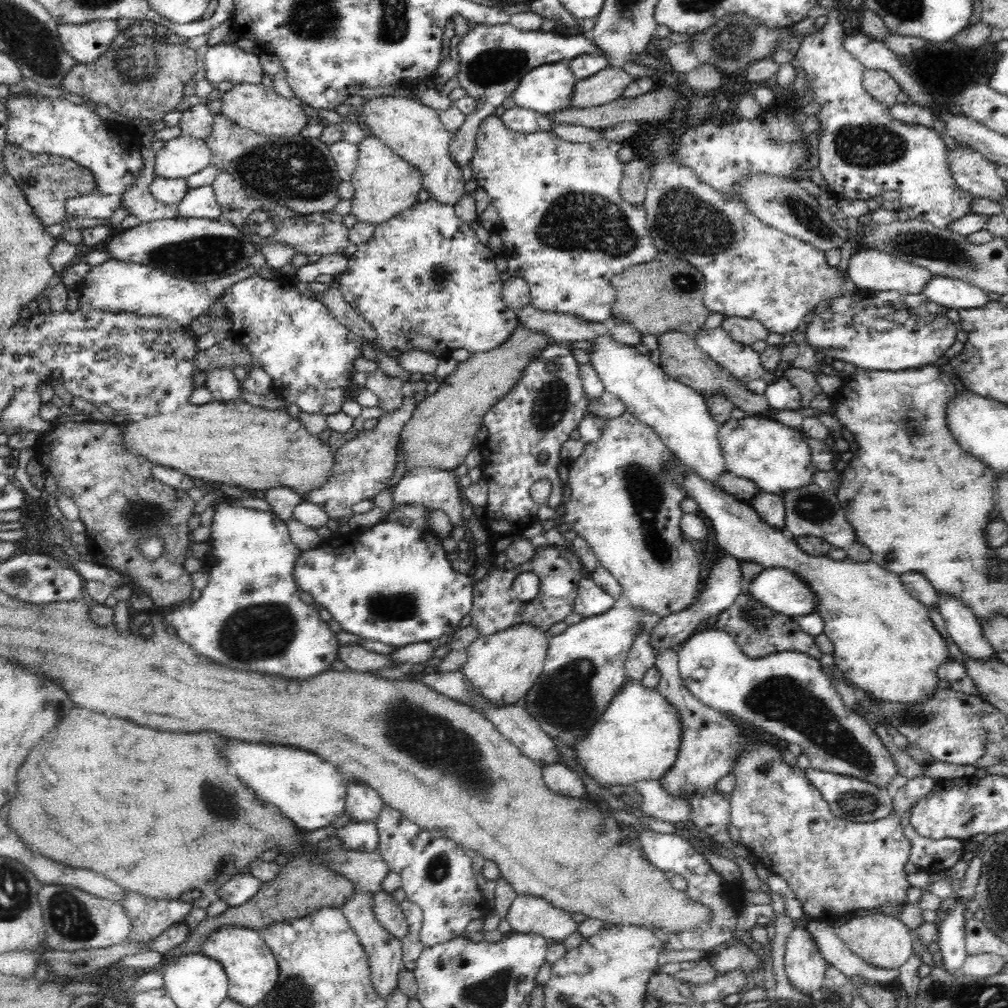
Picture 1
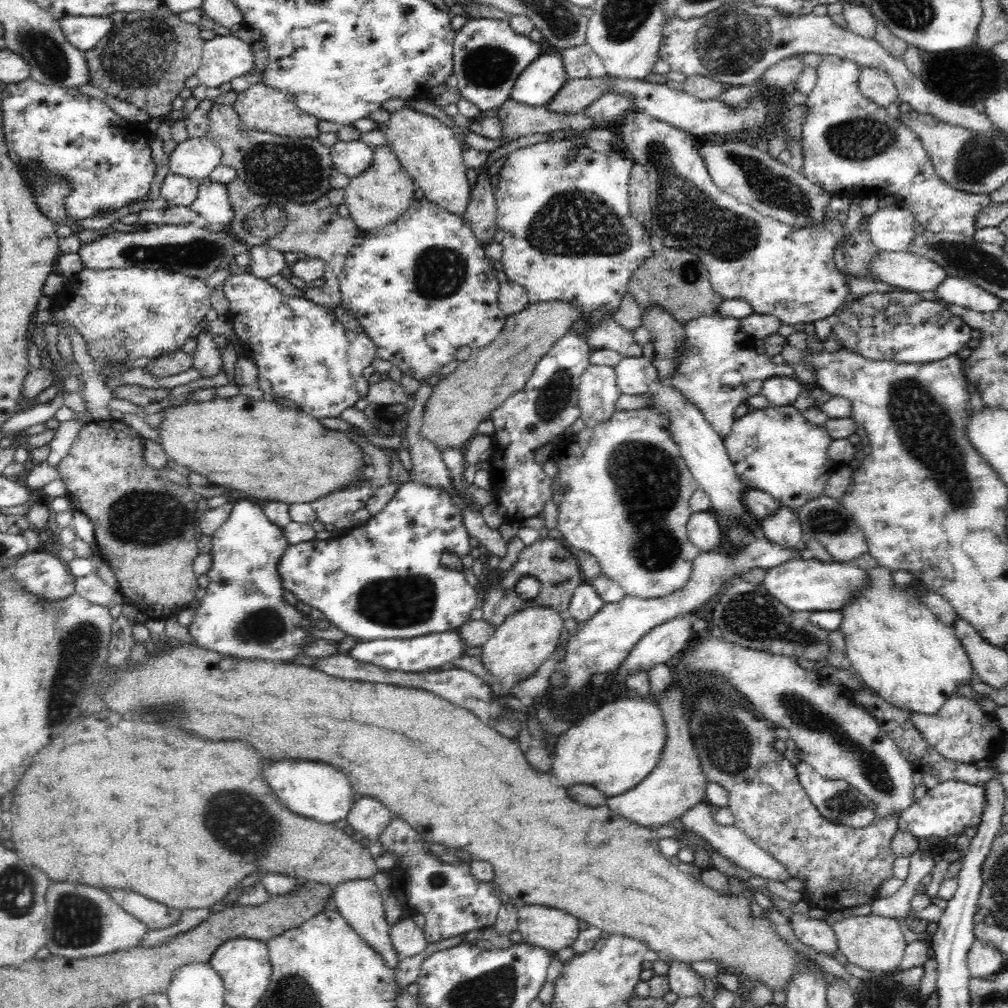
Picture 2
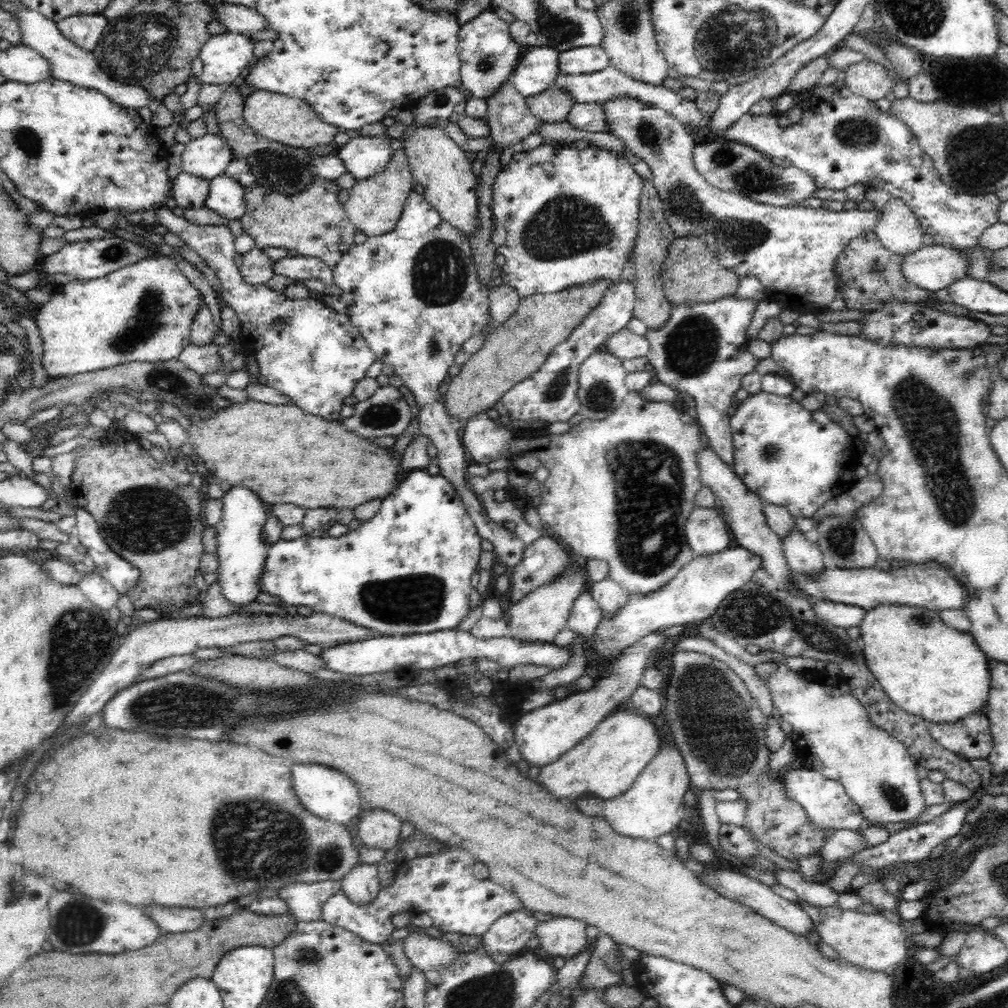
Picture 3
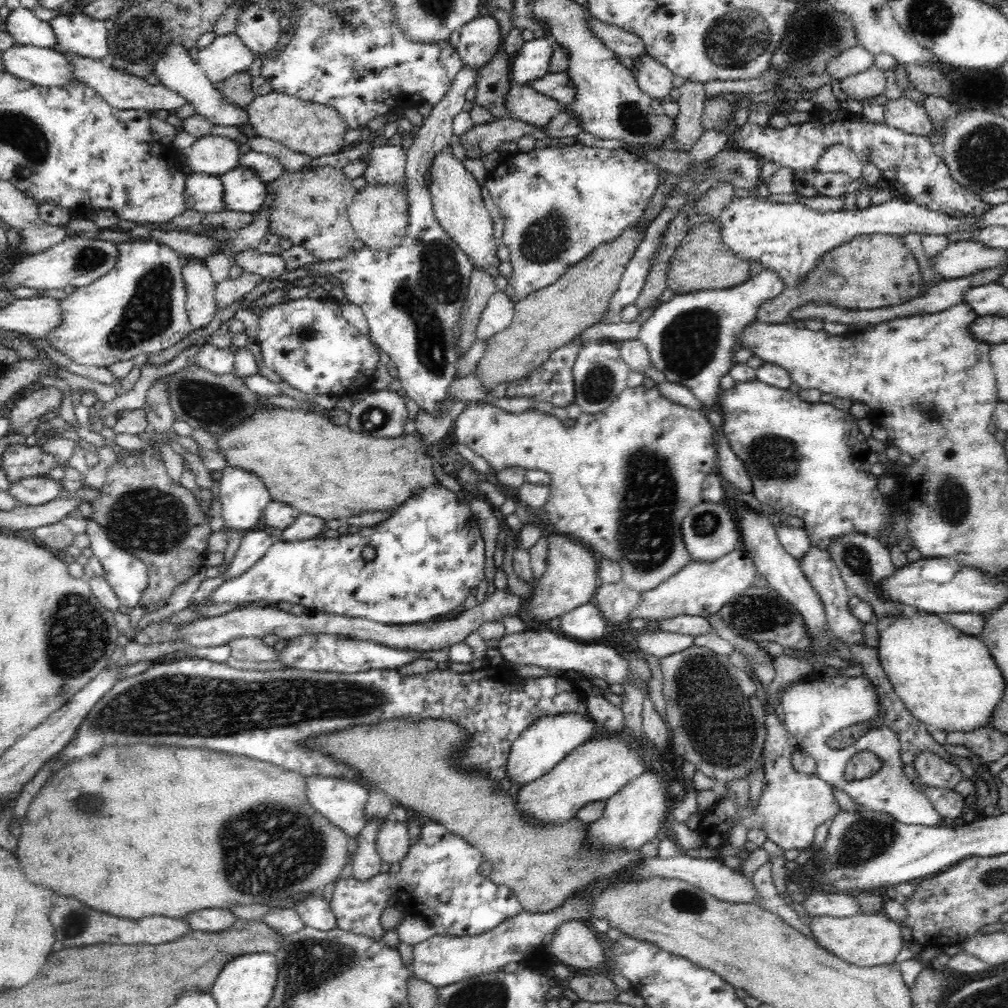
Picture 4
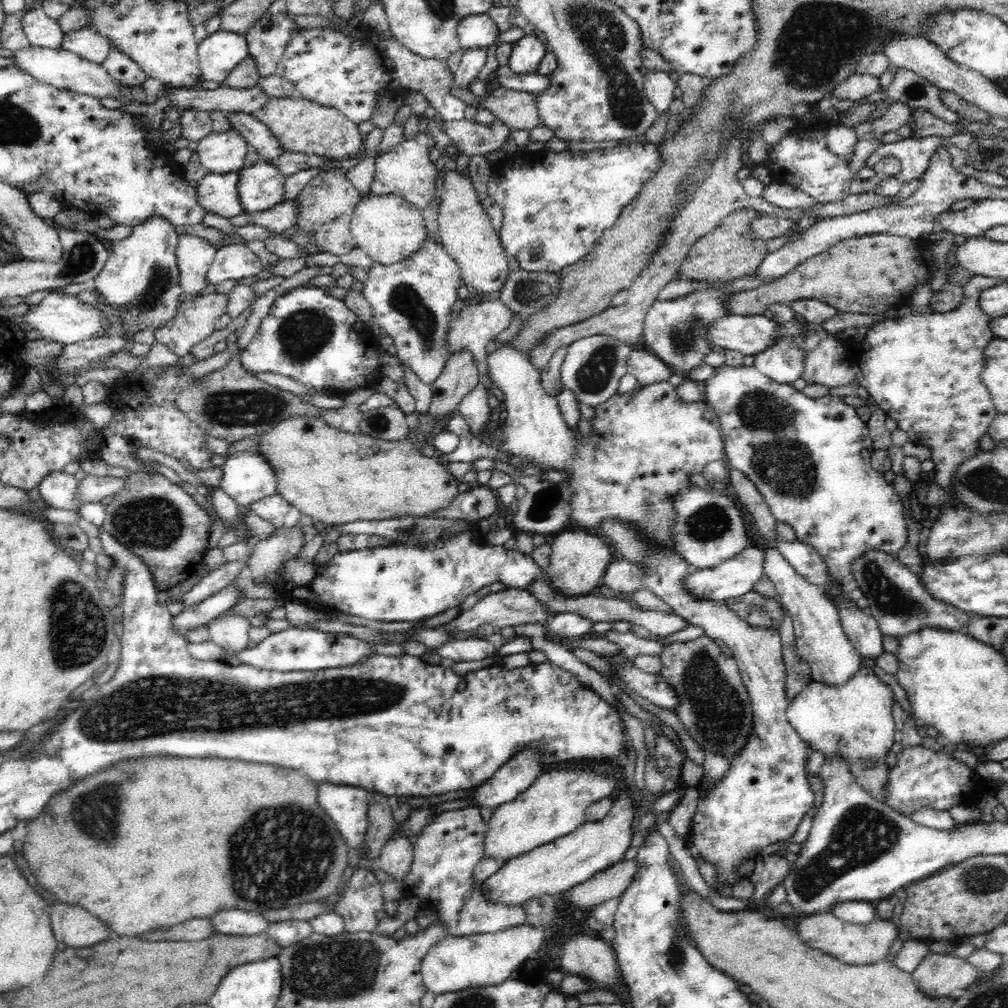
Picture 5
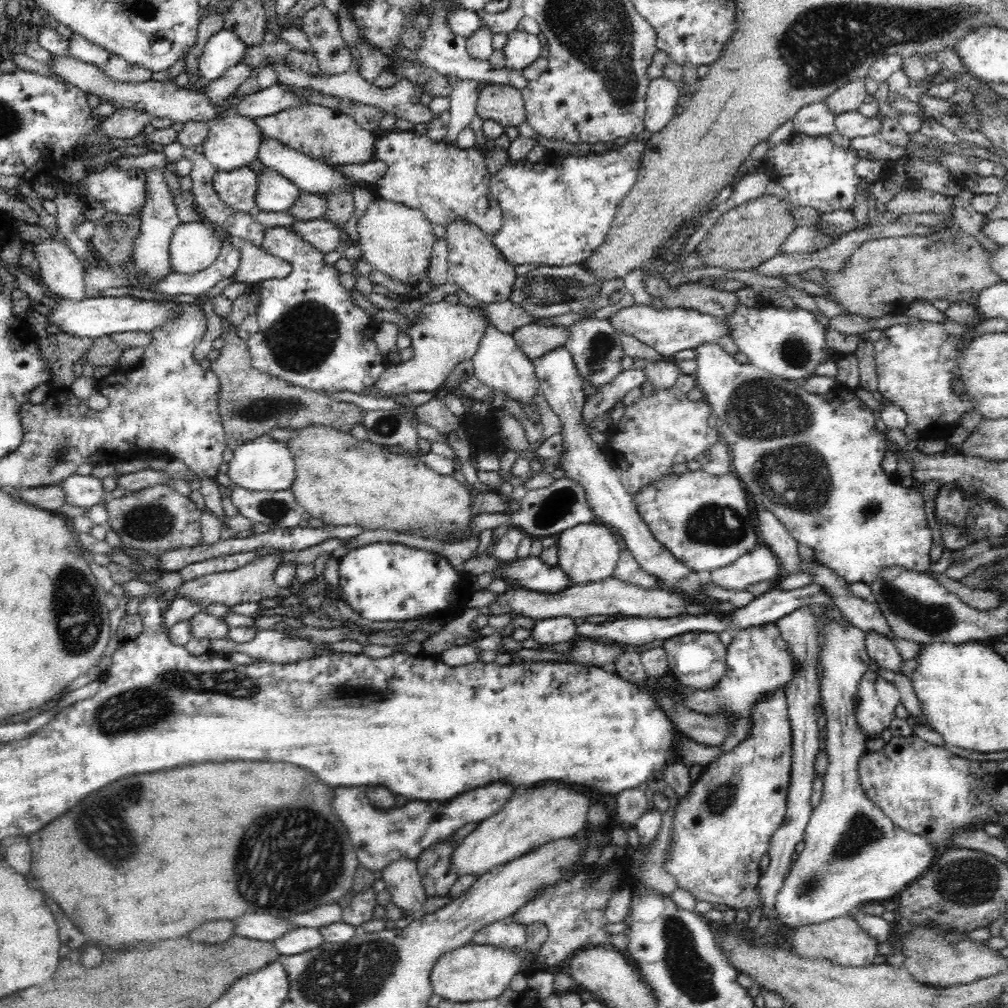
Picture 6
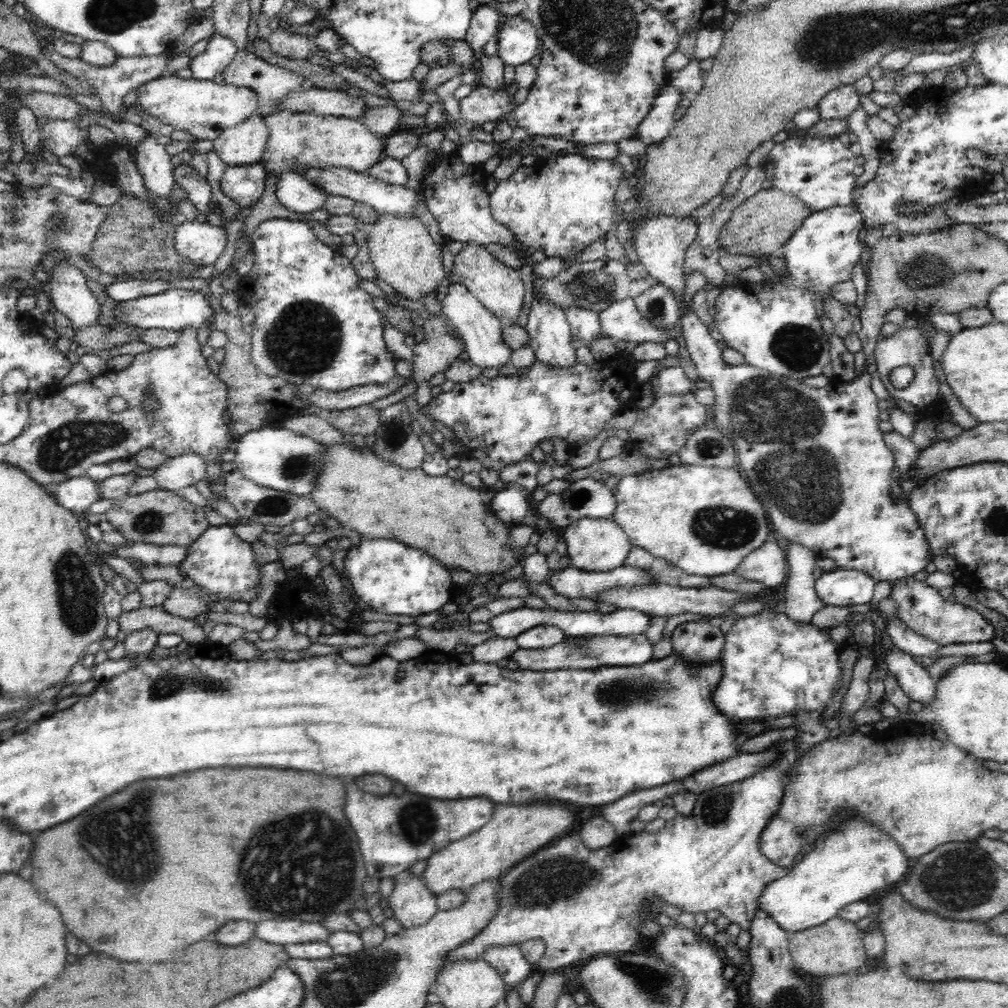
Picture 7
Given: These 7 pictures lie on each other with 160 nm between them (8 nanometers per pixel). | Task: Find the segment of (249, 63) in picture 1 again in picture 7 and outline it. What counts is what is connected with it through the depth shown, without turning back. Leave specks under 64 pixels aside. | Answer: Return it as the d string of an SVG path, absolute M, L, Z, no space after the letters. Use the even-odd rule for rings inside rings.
M214 34L206 50L190 61L192 77L195 80L218 80L235 60L238 50L232 39Z

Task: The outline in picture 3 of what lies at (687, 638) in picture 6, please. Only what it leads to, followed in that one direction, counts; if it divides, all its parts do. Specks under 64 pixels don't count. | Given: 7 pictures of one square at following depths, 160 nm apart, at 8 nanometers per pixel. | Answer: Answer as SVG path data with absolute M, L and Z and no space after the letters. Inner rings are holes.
M678 651L672 654L670 660L670 680L666 680L662 692L664 693L666 724L674 738L678 738L678 747L684 755L686 770L688 770L692 786L697 788L709 788L714 790L726 790L736 788L742 798L746 800L746 811L743 814L743 827L752 830L757 840L778 852L780 856L788 860L796 860L800 856L810 856L818 848L824 846L824 830L818 830L814 825L802 804L797 800L791 800L788 792L785 792L784 784L780 786L776 778L778 771L768 771L770 762L769 750L766 748L767 718L758 706L757 700L752 697L746 683L732 668L724 662L702 654L701 652Z

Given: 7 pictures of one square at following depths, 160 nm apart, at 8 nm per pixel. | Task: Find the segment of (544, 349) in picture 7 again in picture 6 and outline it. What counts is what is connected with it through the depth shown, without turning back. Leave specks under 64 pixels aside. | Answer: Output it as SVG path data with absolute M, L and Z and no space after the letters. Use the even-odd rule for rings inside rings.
M559 346L531 361L534 362L534 368L541 381L543 396L561 422L562 430L559 436L562 436L563 455L559 461L559 467L565 470L566 477L582 485L594 522L612 528L620 538L622 547L631 553L632 558L638 562L640 569L646 572L647 576L651 576L655 582L658 582L660 589L679 594L687 603L713 608L715 613L708 608L704 613L705 616L713 614L713 616L726 618L736 613L736 608L731 603L721 602L706 595L706 588L702 585L698 572L680 563L670 551L666 550L666 546L662 546L658 540L654 539L653 532L641 517L632 496L626 492L622 484L619 484L619 478L606 459L606 453L586 433L588 426L585 425L584 414L582 414L586 397L582 389L582 377L578 376L575 370L570 351L565 346Z

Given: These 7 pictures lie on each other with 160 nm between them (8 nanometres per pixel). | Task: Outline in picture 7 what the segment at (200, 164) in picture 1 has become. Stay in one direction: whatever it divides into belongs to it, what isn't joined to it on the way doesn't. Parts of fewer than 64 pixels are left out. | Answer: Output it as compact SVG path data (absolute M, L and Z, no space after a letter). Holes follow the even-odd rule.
M255 114L234 127L222 130L212 139L214 152L226 166L258 163L266 148L267 126L263 118Z

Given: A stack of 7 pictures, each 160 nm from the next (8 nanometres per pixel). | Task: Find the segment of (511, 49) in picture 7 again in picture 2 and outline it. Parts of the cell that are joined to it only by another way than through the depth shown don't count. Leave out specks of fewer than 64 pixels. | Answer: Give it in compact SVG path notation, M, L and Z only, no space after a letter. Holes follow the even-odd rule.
M558 51L542 55L522 72L511 97L526 106L546 106L568 82L562 56Z

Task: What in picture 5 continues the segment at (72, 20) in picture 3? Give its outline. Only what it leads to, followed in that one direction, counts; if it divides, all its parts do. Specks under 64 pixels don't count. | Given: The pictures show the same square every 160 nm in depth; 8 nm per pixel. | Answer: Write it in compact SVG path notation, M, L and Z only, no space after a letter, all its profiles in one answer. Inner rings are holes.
M80 27L78 30L68 30L63 34L62 49L78 54L78 57L93 64L103 65L111 47L110 40L96 27Z

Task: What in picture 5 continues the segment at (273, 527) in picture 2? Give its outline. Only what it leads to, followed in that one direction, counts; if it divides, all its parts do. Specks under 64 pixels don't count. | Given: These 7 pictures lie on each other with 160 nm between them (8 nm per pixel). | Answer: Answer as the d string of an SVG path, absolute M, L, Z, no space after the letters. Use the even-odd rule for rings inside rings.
M250 450L229 455L222 466L220 487L230 495L239 512L246 514L256 501L275 493L275 476L270 464Z

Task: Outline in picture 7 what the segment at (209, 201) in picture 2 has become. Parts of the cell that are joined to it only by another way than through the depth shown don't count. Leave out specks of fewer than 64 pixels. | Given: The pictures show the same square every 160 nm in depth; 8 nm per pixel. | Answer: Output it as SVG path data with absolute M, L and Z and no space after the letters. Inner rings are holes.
M296 172L278 174L276 197L284 207L294 212L311 213L320 210L331 195Z

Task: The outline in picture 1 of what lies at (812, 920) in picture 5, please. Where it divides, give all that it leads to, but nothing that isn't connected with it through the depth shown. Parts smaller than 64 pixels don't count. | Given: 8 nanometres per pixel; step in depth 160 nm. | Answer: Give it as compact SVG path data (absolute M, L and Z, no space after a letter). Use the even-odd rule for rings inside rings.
M881 913L851 918L837 928L837 935L856 956L866 964L888 969L900 968L910 958L914 933L900 918Z

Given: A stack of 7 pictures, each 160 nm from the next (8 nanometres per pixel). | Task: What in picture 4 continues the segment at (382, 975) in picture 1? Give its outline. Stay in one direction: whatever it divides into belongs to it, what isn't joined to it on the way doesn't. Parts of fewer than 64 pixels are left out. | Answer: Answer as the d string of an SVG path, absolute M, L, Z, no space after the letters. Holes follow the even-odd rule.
M374 818L363 826L357 834L358 848L353 854L351 874L354 878L363 881L380 872L381 856L375 848L375 832L382 819Z

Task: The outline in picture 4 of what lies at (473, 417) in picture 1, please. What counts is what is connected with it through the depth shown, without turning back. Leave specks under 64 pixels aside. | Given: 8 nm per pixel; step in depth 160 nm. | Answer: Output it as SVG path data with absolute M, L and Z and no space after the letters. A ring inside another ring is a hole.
M638 220L617 240L594 249L586 260L574 265L545 289L528 294L515 302L515 315L510 327L486 340L486 350L477 363L477 376L487 392L500 382L518 381L540 366L558 347L570 342L587 328L592 327L618 290L626 265L630 262L647 227Z

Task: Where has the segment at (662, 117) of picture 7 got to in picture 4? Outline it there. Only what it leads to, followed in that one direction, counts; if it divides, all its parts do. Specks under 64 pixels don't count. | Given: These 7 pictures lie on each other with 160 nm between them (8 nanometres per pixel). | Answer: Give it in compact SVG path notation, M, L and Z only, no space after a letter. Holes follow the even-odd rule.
M648 54L634 60L631 73L634 74L642 92L660 102L670 95L673 89L674 74Z

